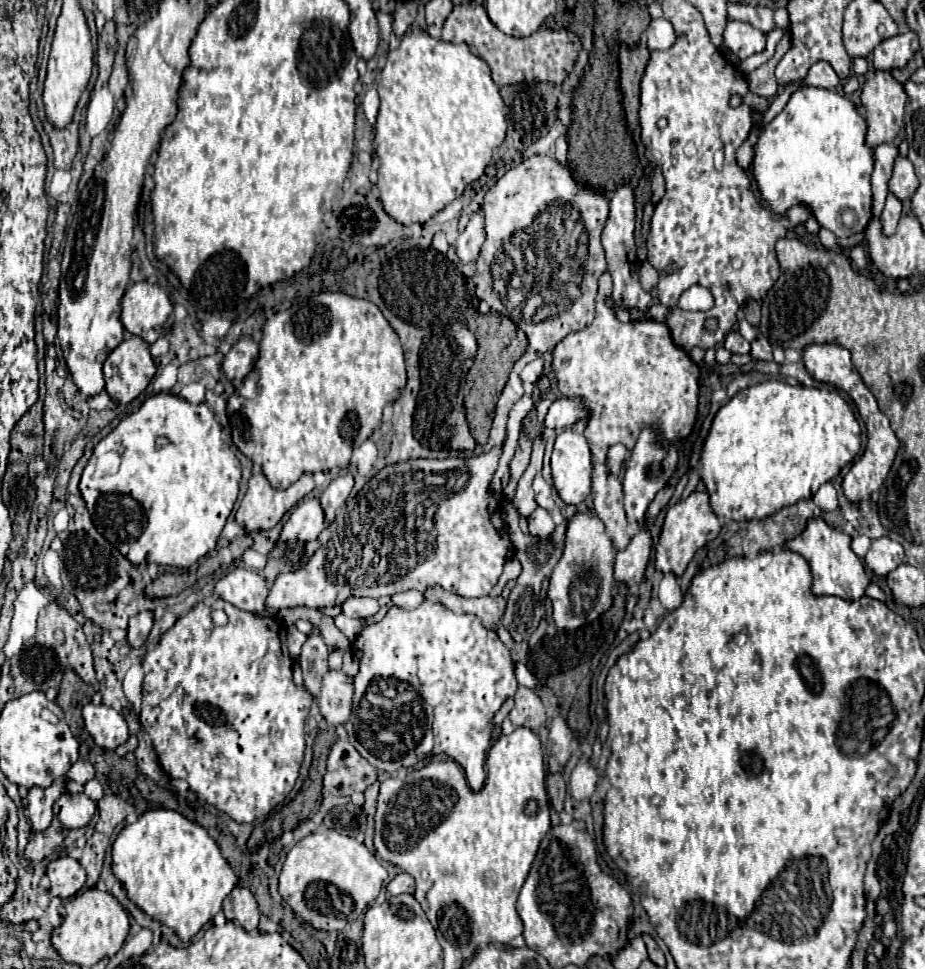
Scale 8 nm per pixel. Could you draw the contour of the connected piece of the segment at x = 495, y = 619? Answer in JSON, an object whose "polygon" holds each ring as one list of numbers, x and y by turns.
{"polygon":[[436,589,436,603,448,607,454,613,474,613,486,629,498,629,498,623,502,619,506,601,502,597,478,597,478,599,466,599,452,593,446,593,444,589]]}

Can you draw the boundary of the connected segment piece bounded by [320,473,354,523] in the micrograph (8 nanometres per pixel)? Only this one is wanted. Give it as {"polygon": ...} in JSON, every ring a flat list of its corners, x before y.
{"polygon":[[346,473,344,477,334,479,334,481,326,487,326,491,320,495,320,503,322,503,322,509,324,509,326,523,334,521,336,509,344,505,346,497,348,497,350,491,352,491,352,485,354,485,354,477,352,477,350,473]]}

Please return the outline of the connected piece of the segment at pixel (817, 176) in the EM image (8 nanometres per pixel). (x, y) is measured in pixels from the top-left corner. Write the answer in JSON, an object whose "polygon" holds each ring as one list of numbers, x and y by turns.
{"polygon":[[800,87,796,89,782,113,778,113,760,133,754,145,752,173,756,187,762,199,770,205,776,215,782,215,794,205,806,205,816,217,818,225,830,229,836,237,850,237,866,229,872,217,872,191,870,191,870,173,874,167,872,149,864,143,866,121,856,111,850,99,844,95,818,89,818,87]]}

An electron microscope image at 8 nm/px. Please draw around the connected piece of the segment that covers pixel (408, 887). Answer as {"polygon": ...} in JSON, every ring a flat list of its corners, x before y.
{"polygon":[[398,873,388,885,386,891,390,895,400,895,400,893,414,893,414,877,408,873]]}

